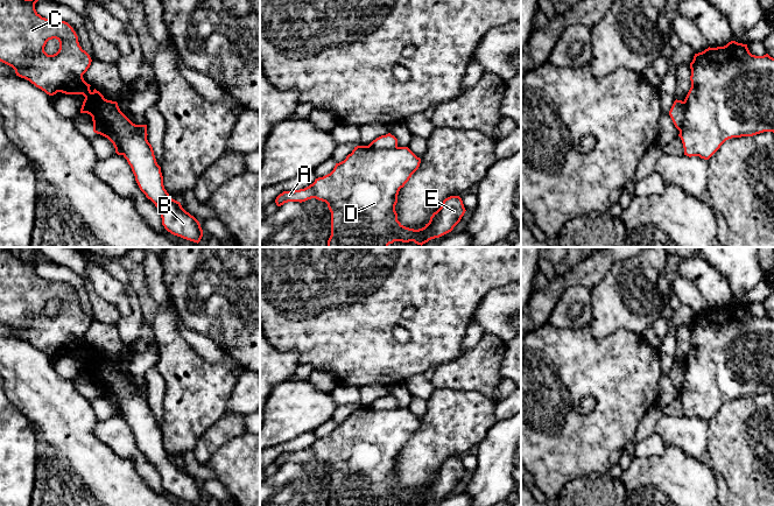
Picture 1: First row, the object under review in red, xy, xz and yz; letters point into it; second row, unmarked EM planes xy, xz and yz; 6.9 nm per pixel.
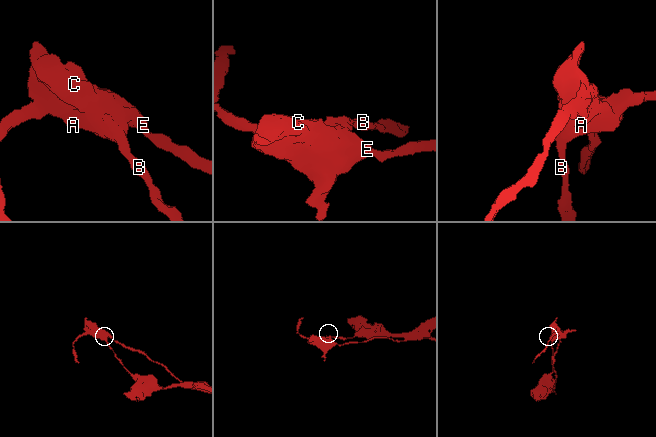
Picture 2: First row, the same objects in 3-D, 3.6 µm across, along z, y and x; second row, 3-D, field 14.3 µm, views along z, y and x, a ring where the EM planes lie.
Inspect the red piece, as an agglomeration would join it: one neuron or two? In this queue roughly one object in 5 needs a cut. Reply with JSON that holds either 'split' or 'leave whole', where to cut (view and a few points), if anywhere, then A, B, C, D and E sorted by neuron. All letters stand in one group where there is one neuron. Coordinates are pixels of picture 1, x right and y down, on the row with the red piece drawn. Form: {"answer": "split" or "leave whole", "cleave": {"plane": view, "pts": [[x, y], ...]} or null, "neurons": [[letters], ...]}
{"answer": "split", "cleave": {"plane": "xy", "pts": [[104, 98], [101, 116], [117, 132], [122, 154]]}, "neurons": [["A", "C", "D", "E"], ["B"]]}

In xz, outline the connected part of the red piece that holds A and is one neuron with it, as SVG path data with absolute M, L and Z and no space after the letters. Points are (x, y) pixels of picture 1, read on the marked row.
M357 146L346 159L336 163L333 170L315 180L304 189L283 191L275 203L277 206L288 202L305 202L311 198L325 202L331 212L331 236L328 247L388 247L394 241L423 245L453 230L465 213L459 196L445 198L441 208L432 213L424 227L414 230L397 220L395 205L401 188L418 169L421 159L408 147L377 149L372 146Z

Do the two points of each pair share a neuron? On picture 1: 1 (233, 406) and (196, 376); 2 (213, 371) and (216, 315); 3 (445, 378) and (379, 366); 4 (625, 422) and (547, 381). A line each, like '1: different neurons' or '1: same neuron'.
1: different neurons
2: different neurons
3: different neurons
4: same neuron

